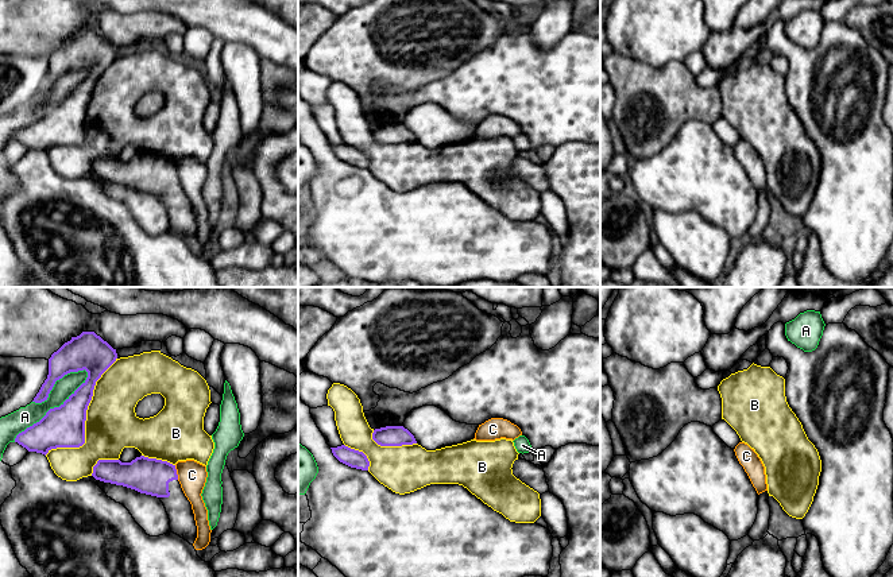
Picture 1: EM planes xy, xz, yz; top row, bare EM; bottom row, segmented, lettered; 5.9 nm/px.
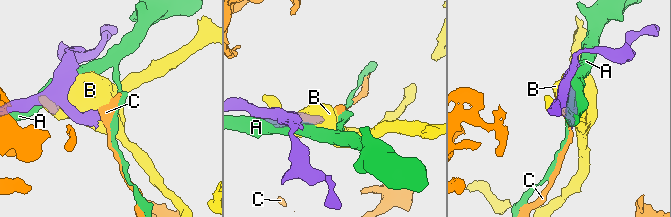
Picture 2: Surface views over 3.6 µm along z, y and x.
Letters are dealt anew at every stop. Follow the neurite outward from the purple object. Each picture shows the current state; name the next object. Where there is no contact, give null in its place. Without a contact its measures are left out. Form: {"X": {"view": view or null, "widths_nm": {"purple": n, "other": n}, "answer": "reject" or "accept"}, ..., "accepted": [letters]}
{"A": {"view": "xy", "widths_nm": {"purple": 240, "other": 130}, "answer": "reject"}, "B": {"view": "xy", "widths_nm": {"purple": 240, "other": 320}, "answer": "reject"}, "C": {"view": "xy", "widths_nm": {"purple": 220, "other": 170}, "answer": "reject"}, "accepted": []}

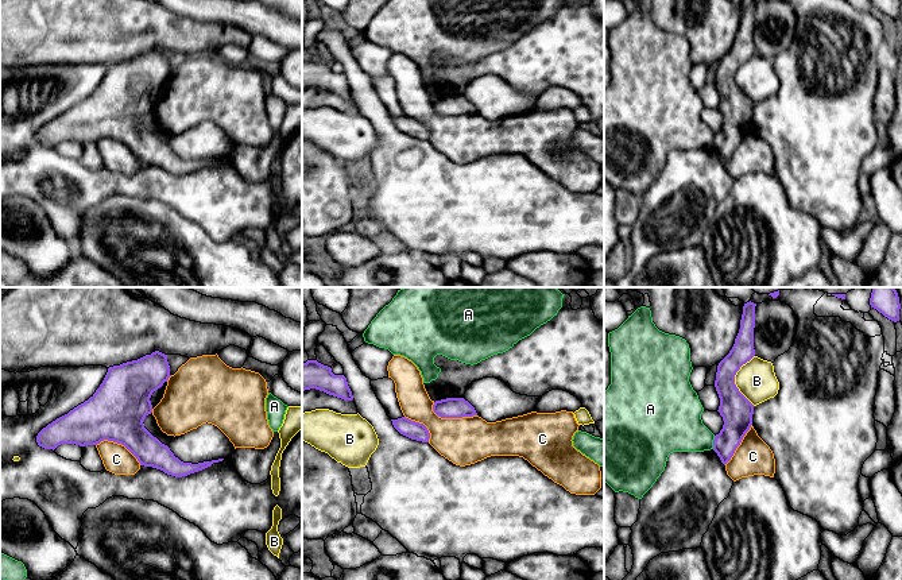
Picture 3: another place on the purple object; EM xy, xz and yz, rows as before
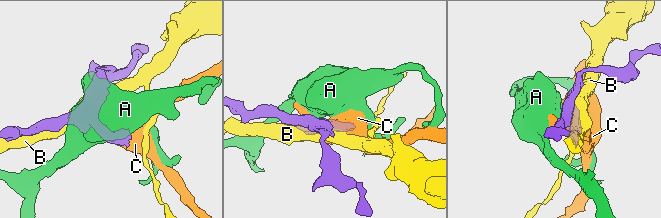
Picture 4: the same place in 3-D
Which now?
{"A": {"view": "yz", "widths_nm": {"purple": 190, "other": 320}, "answer": "reject"}, "B": {"view": "yz", "widths_nm": {"purple": 190, "other": 240}, "answer": "reject"}, "C": {"view": "xz", "widths_nm": {"purple": 130, "other": 280}, "answer": "reject"}, "accepted": []}

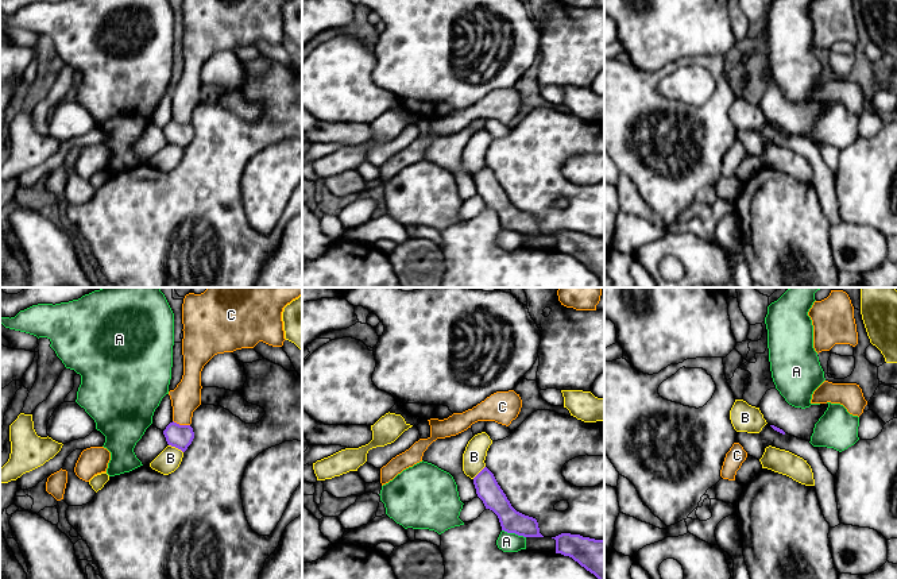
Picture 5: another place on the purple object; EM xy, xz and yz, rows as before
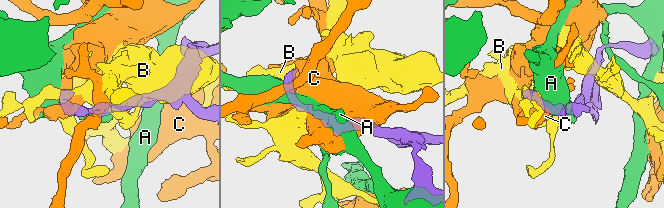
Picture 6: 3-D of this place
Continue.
{"A": {"view": "xz", "widths_nm": {"purple": 140, "other": 110}, "answer": "reject"}, "B": {"view": "xy", "widths_nm": {"purple": 140, "other": 140}, "answer": "reject"}, "C": {"view": "xy", "widths_nm": {"purple": 140, "other": 180}, "answer": "reject"}, "accepted": []}

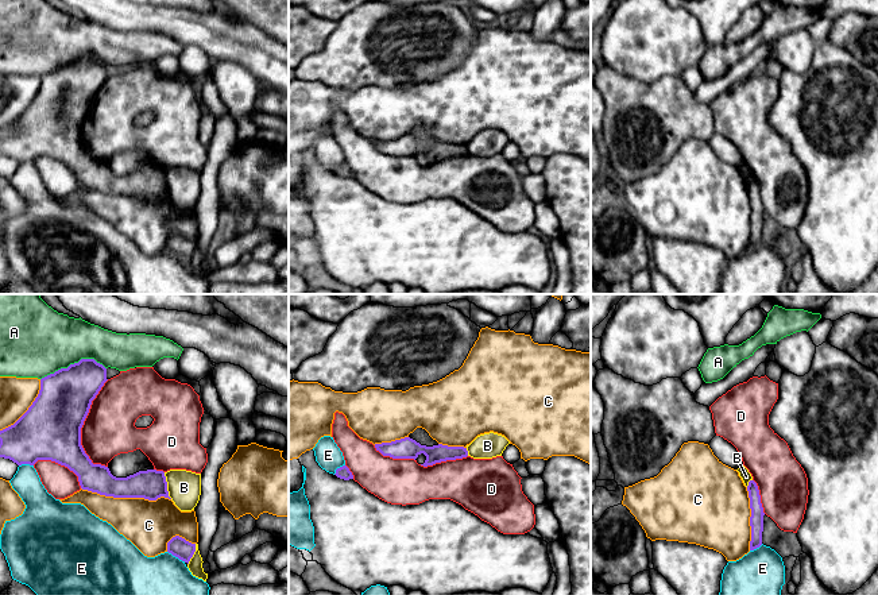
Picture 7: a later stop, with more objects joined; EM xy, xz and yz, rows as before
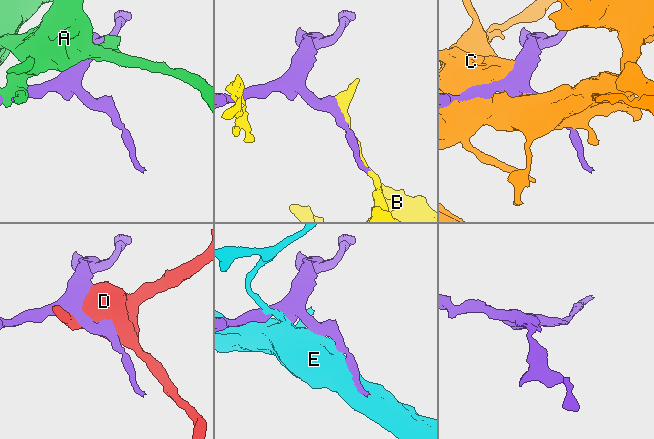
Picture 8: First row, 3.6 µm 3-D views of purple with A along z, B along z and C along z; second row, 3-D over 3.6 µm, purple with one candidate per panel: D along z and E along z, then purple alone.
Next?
{"A": {"view": "xy", "widths_nm": {"purple": 320, "other": 400}, "answer": "reject"}, "B": {"view": "xy", "widths_nm": {"purple": 180, "other": 200}, "answer": "reject"}, "C": {"view": "xy", "widths_nm": {"purple": 180, "other": 300}, "answer": "reject"}, "D": {"view": "xy", "widths_nm": {"purple": 360, "other": 300}, "answer": "reject"}, "E": {"view": "xy", "widths_nm": {"purple": 120, "other": 240}, "answer": "reject"}, "accepted": []}

